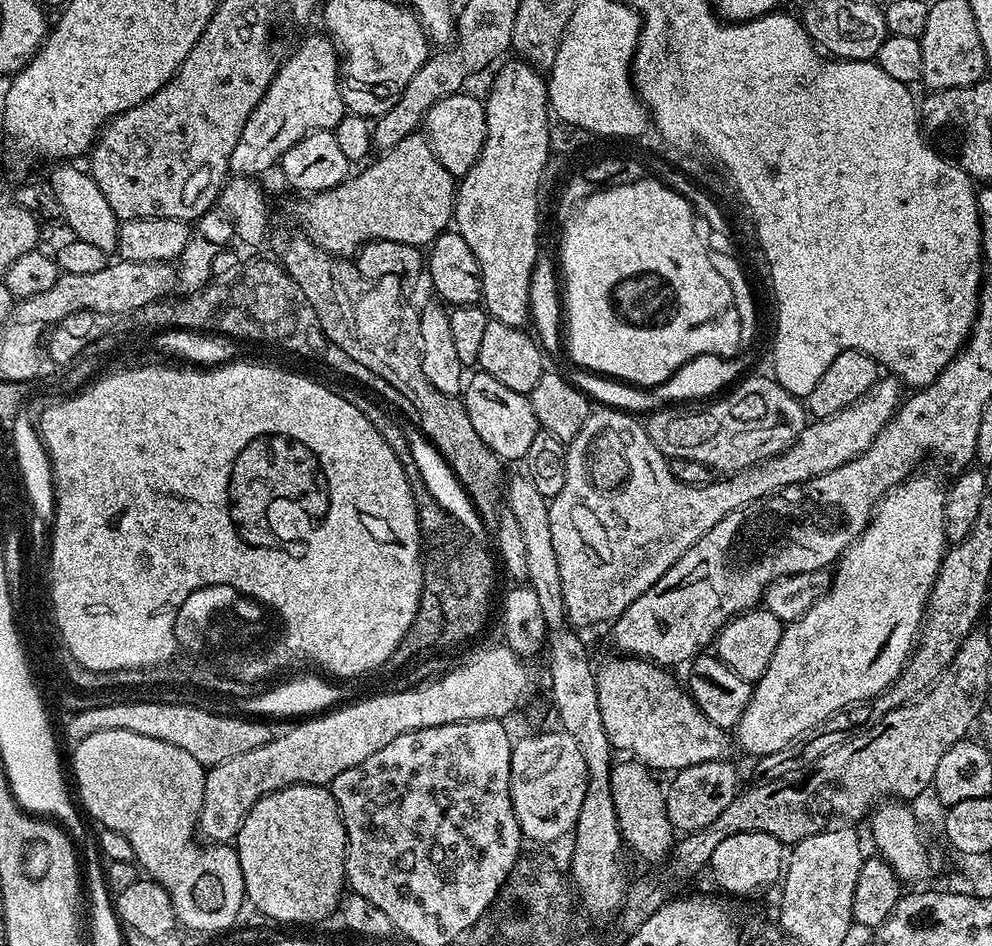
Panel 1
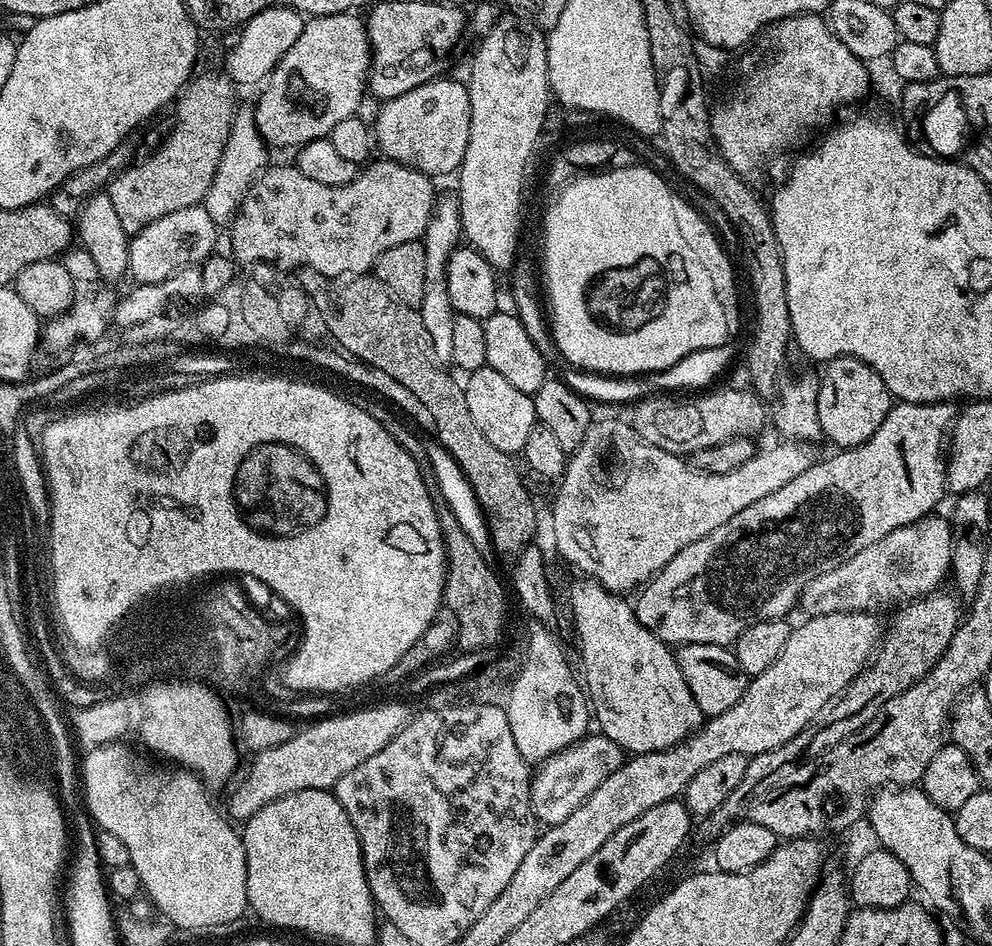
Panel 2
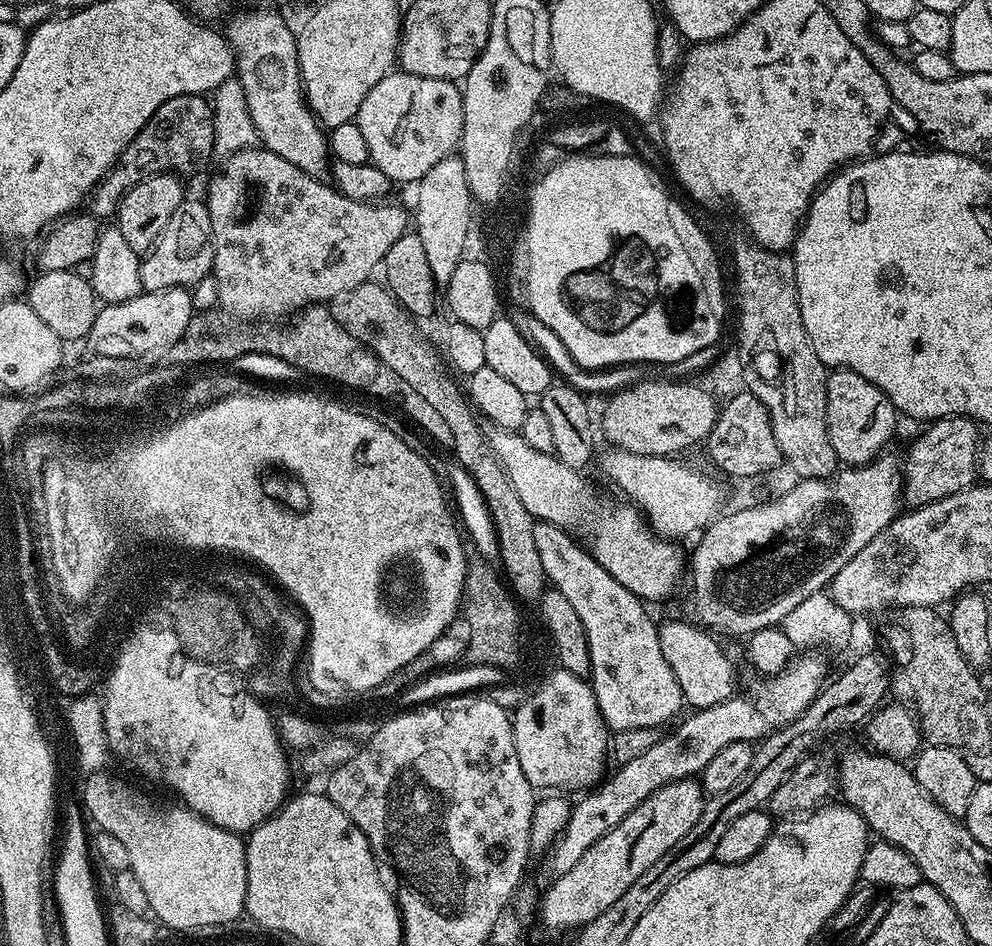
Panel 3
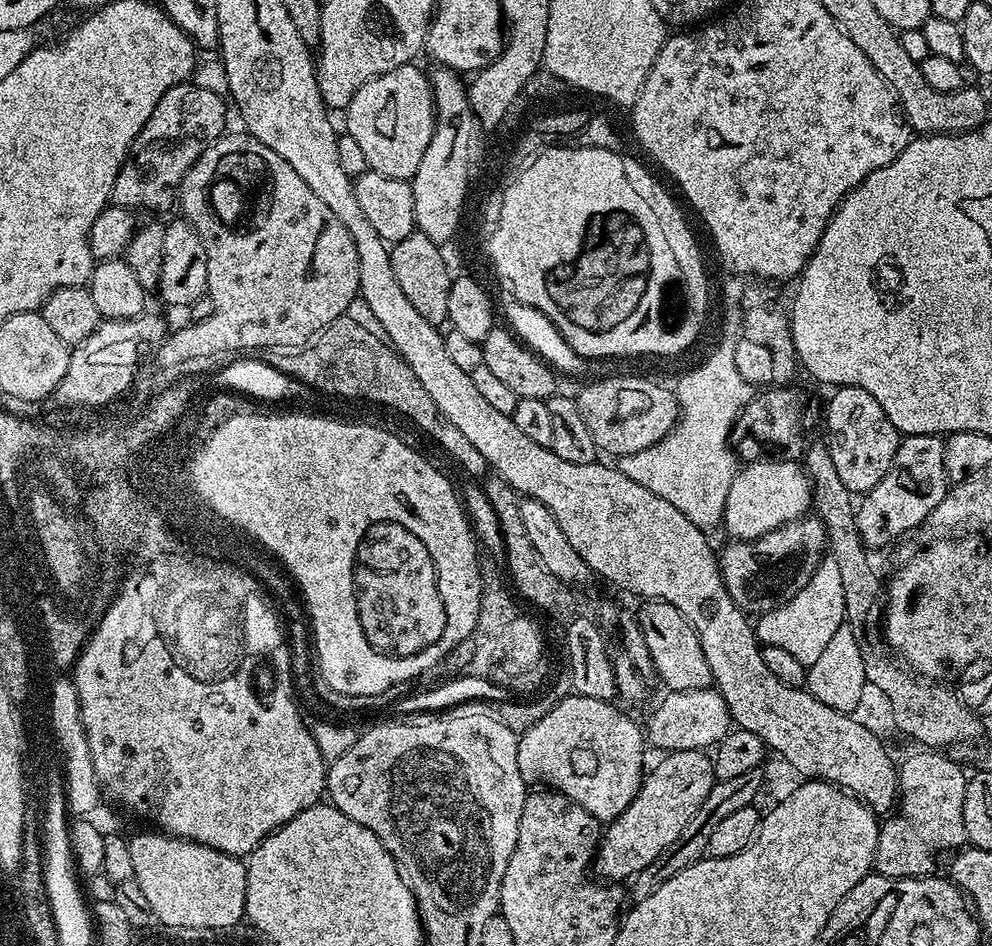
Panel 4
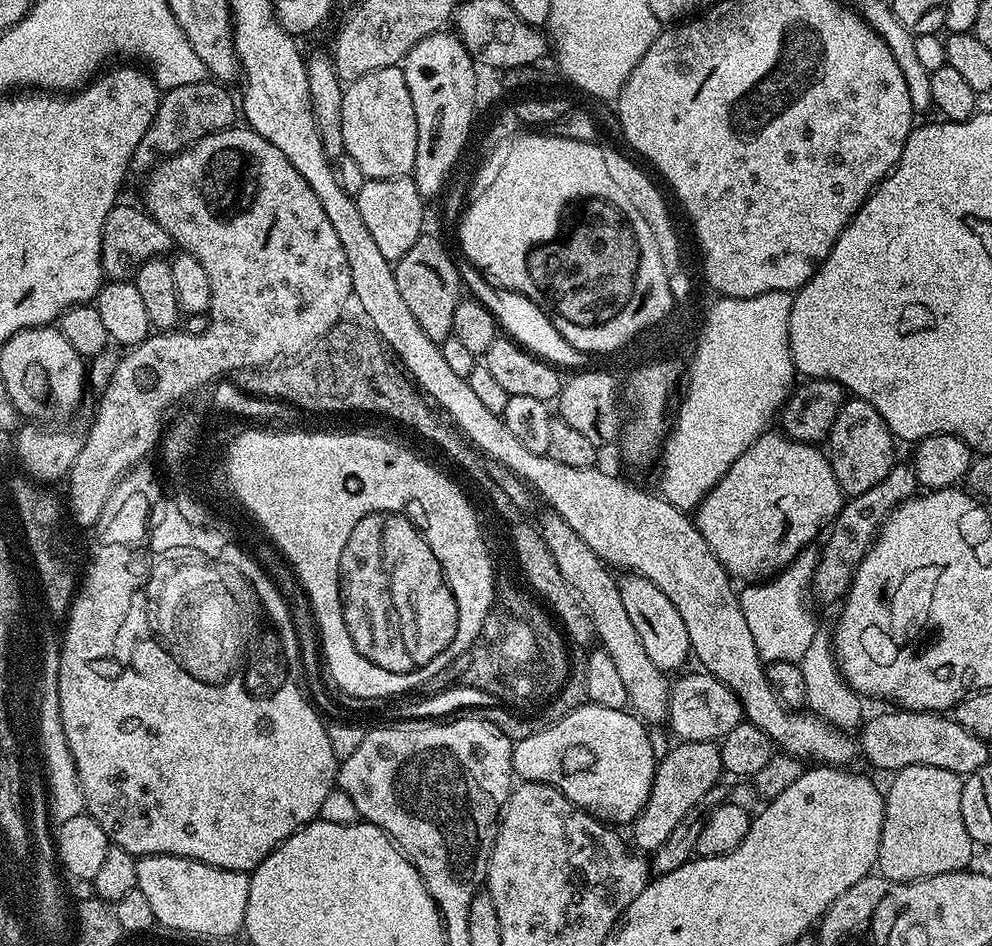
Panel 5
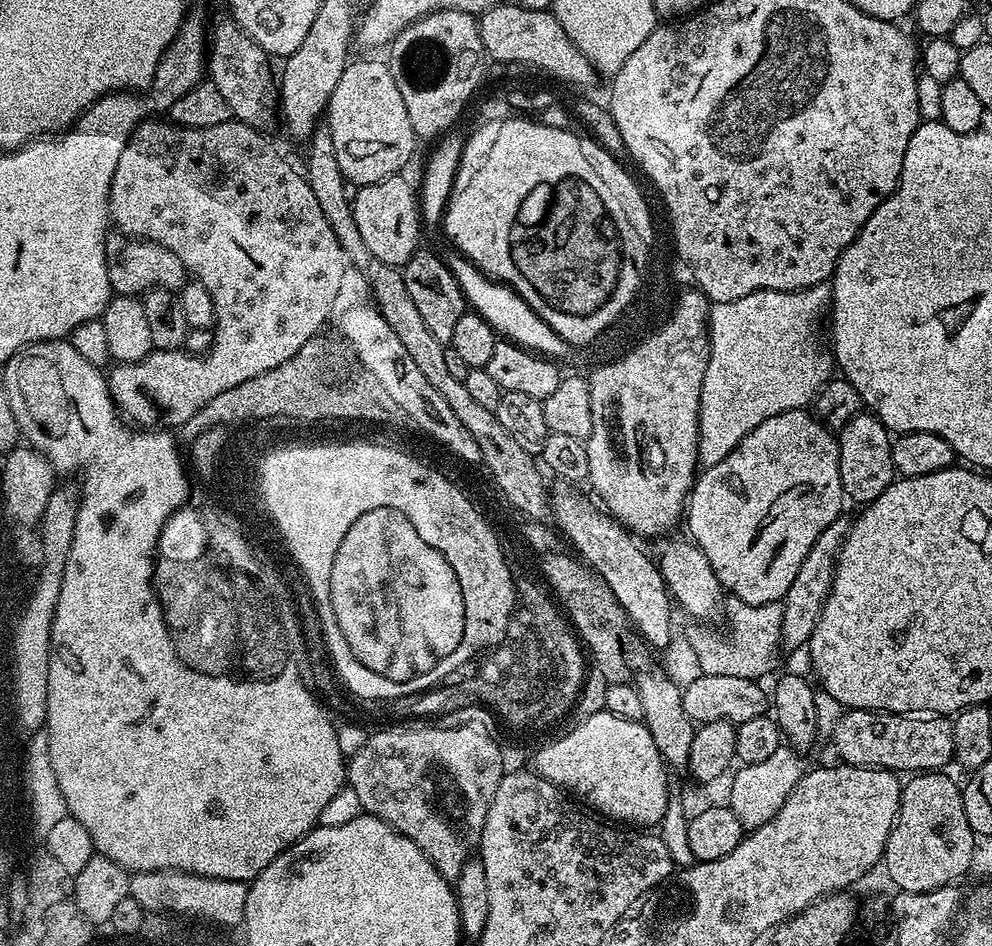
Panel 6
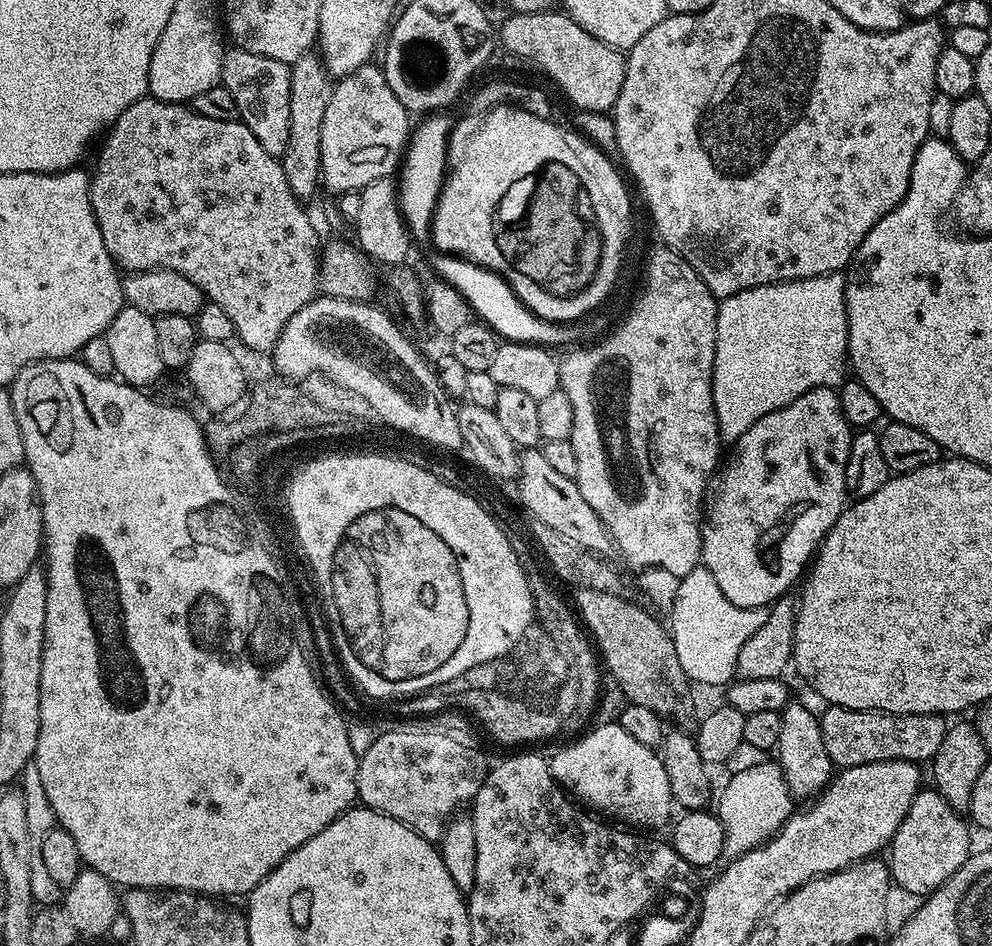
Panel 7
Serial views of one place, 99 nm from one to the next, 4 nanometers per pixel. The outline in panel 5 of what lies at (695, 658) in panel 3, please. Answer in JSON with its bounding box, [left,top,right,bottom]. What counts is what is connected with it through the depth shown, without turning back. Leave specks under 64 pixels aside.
[619,574,690,674]

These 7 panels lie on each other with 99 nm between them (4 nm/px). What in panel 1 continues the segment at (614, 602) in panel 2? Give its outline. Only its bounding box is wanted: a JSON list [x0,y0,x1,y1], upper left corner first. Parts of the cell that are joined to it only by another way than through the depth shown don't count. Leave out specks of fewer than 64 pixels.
[595,654,733,774]

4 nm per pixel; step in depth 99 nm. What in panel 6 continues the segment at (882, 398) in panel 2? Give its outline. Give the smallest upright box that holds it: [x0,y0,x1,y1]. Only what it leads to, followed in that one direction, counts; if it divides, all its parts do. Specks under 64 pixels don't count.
[838,410,898,502]

